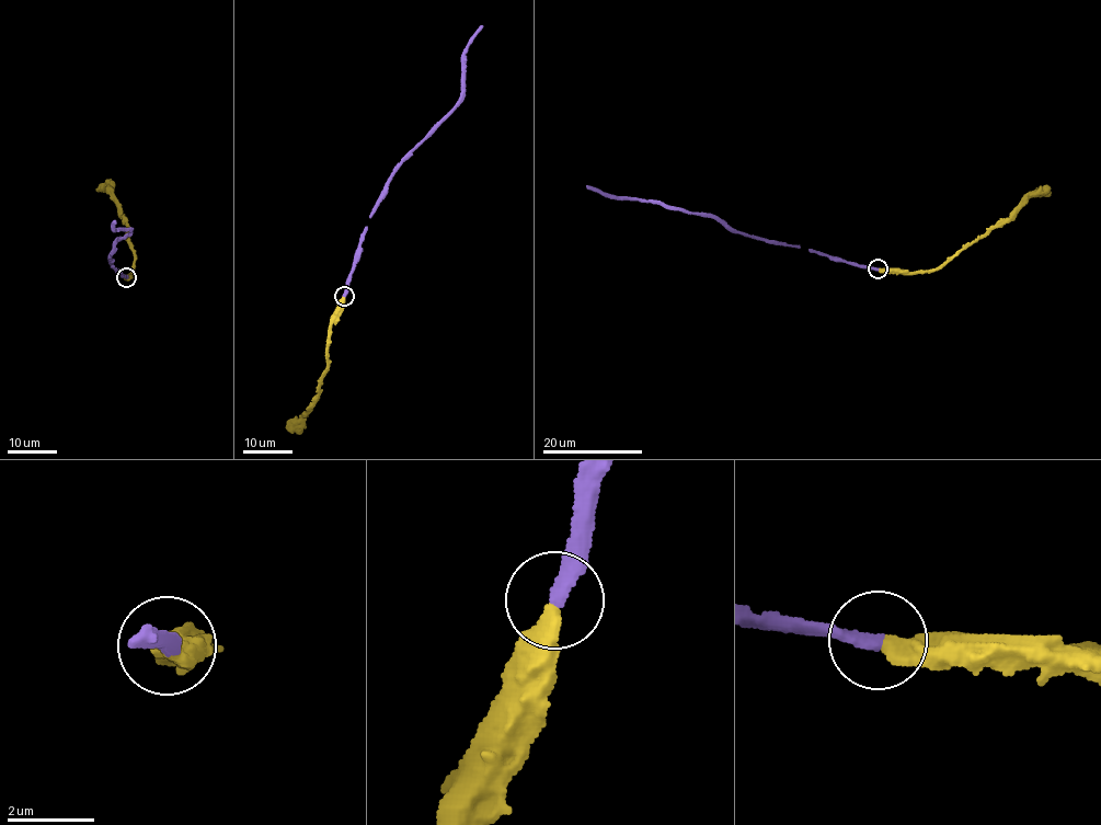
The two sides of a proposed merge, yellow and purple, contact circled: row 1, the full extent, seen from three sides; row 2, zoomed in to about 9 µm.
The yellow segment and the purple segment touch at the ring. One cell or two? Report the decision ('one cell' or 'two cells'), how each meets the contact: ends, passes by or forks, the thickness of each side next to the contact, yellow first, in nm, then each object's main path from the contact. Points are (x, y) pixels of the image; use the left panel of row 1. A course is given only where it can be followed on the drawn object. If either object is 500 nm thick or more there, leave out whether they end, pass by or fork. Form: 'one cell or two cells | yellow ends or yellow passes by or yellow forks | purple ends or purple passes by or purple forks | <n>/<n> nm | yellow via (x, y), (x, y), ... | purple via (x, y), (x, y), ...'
one cell | yellow ends | purple ends | 440/340 nm | yellow via (126, 276), (132, 276), (127, 277), (132, 275), (136, 259), (127, 237), (128, 229), (110, 191), (101, 185) | purple via (126, 276), (116, 273), (109, 263), (116, 239), (129, 235), (130, 230), (113, 230), (114, 220)

